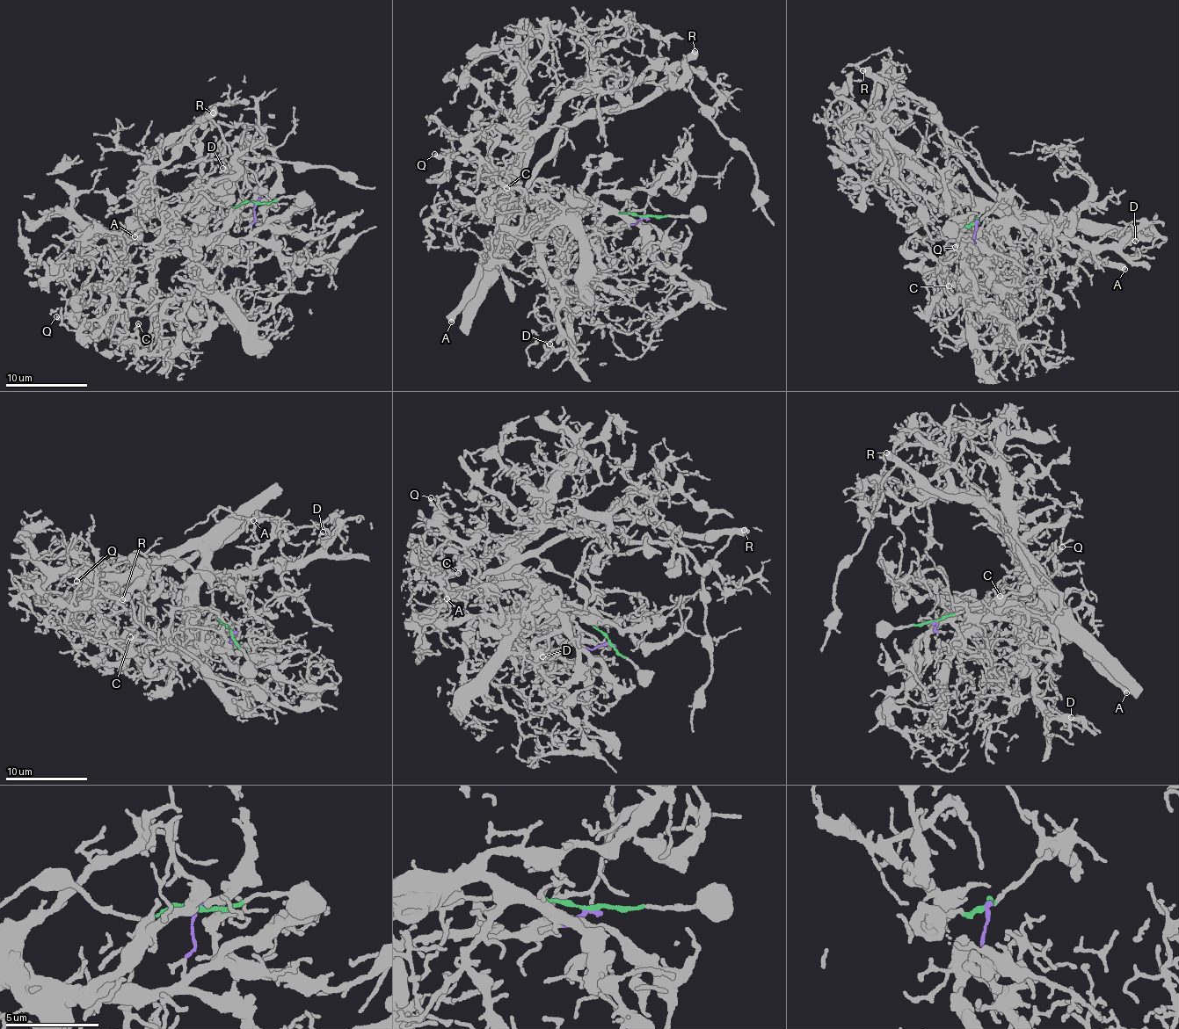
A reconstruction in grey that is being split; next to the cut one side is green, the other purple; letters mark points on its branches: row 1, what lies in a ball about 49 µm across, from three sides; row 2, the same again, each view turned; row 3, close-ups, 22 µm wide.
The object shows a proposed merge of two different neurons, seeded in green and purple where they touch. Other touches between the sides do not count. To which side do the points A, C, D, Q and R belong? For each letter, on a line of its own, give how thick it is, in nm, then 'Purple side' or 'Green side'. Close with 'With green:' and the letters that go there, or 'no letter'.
A: Thickness 550 nm. Green side
C: Thickness 200 nm. Purple side
D: Thickness 110 nm. Purple side
Q: Thickness 300 nm. Purple side
R: Thickness 650 nm. Green side
With green: A, R

